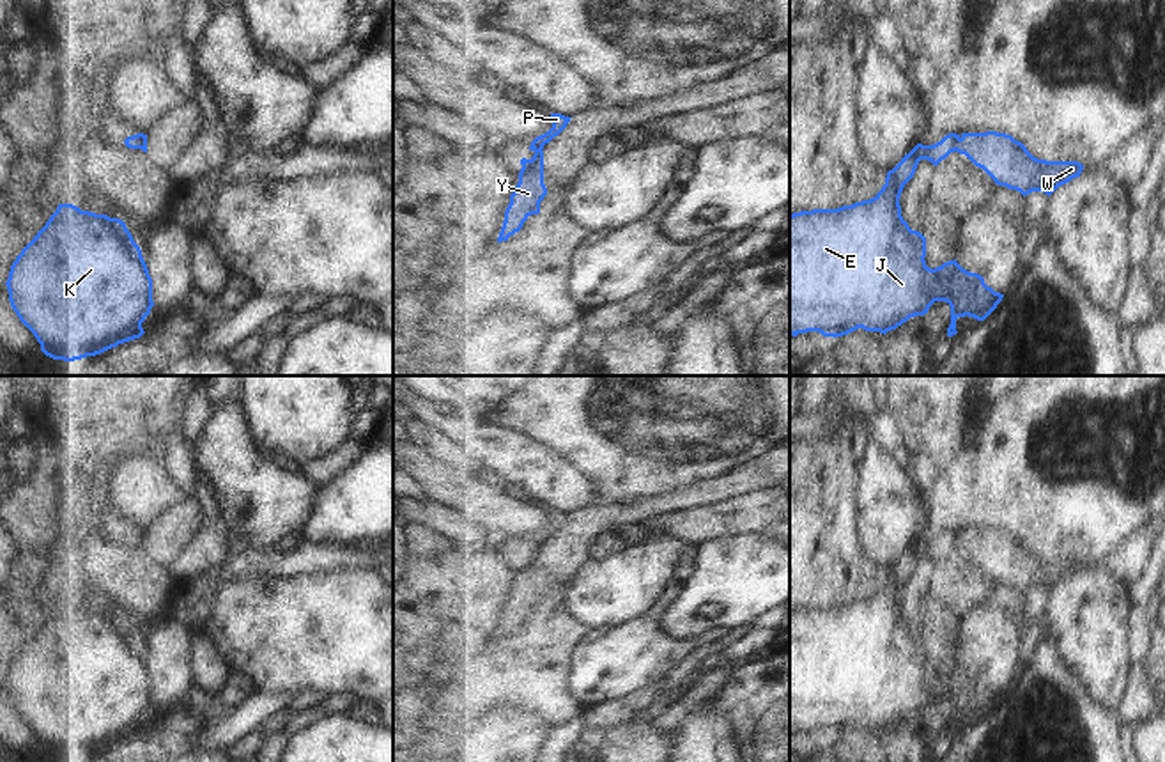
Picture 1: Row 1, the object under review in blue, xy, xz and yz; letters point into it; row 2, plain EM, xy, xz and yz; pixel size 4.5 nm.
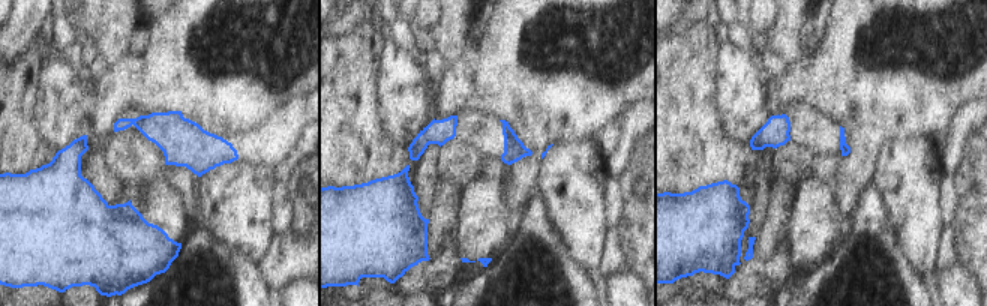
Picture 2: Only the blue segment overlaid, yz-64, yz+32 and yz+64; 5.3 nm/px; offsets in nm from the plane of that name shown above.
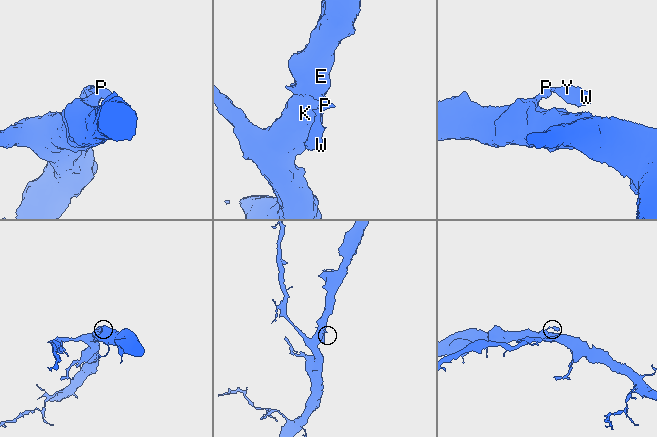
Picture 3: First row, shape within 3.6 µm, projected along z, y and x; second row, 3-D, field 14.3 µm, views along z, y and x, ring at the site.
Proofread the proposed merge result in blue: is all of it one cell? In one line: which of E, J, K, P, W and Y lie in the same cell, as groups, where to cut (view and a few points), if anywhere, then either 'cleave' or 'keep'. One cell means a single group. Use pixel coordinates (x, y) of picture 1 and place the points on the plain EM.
groups E J K P / W Y; cut yz (960, 536), (955, 546); cleave

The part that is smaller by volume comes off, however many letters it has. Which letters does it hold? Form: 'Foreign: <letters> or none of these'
Foreign: W, Y

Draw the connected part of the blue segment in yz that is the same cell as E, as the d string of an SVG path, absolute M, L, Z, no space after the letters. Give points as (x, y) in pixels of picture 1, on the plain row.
M956 530L933 542L917 540L887 569L885 581L869 597L790 611L790 732L818 728L836 735L859 725L885 732L910 714L928 711L935 698L945 698L951 704L947 734L953 734L958 714L984 718L997 705L1004 691L988 684L981 672L963 666L956 656L928 665L926 634L901 613L899 594L919 558L937 564L958 540Z

